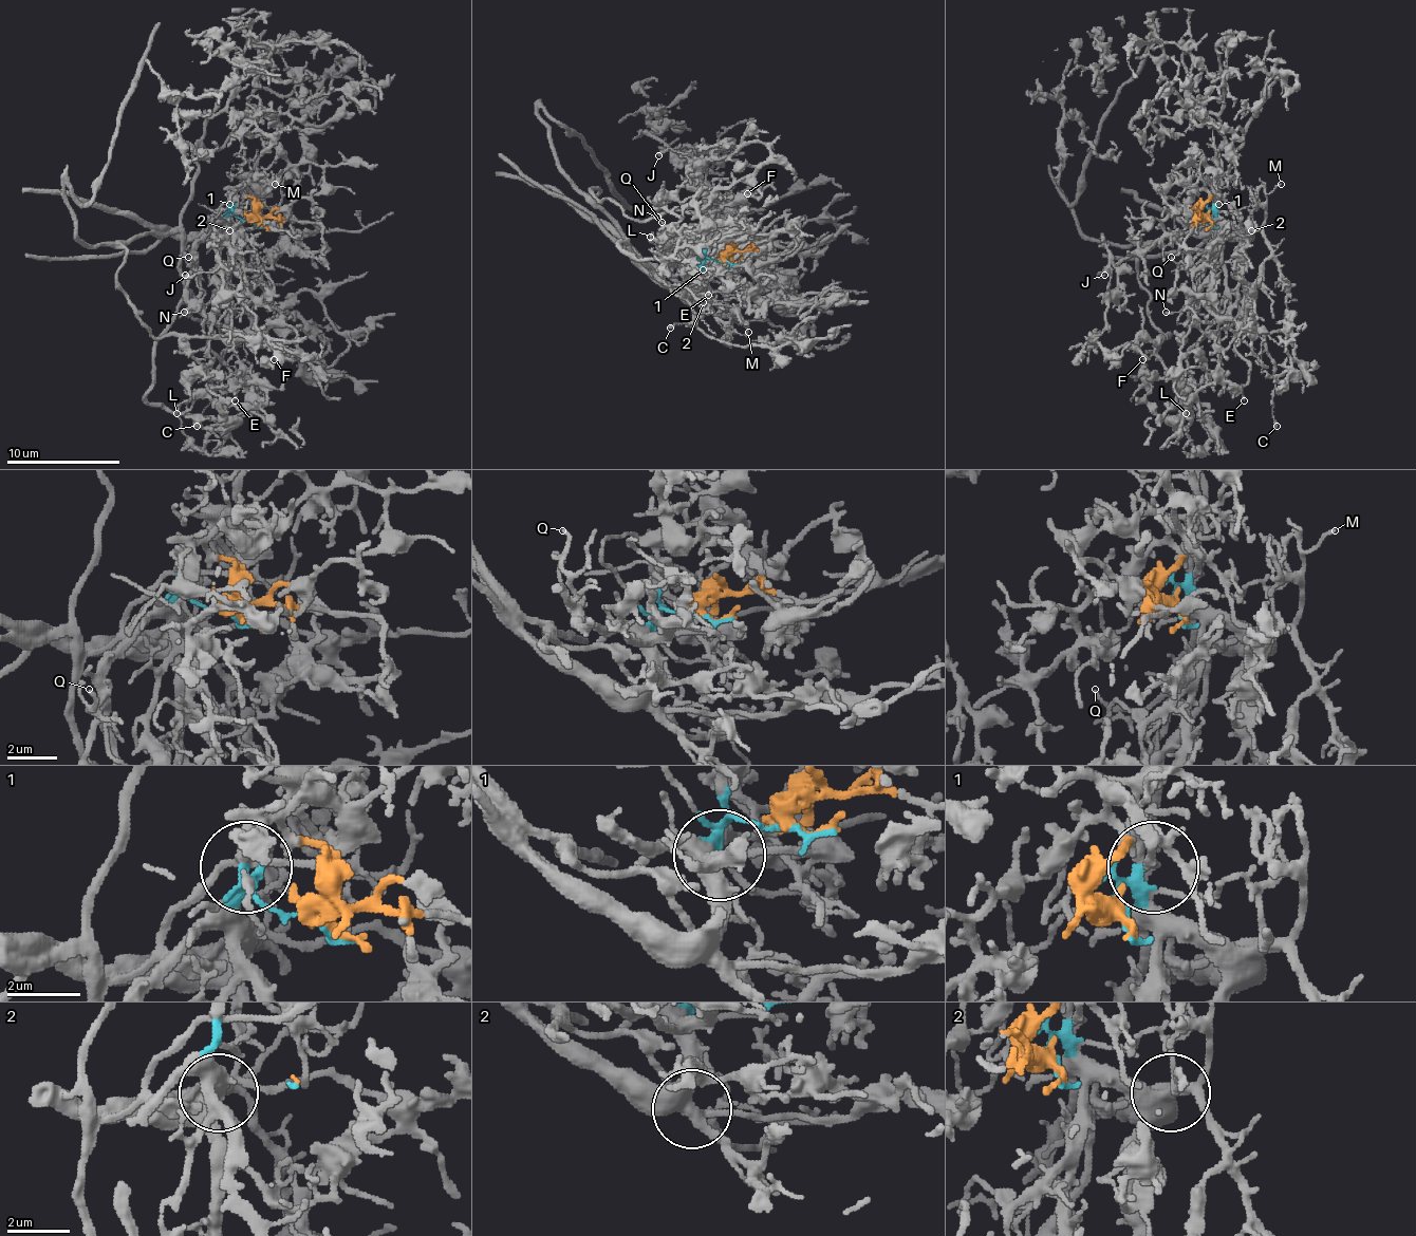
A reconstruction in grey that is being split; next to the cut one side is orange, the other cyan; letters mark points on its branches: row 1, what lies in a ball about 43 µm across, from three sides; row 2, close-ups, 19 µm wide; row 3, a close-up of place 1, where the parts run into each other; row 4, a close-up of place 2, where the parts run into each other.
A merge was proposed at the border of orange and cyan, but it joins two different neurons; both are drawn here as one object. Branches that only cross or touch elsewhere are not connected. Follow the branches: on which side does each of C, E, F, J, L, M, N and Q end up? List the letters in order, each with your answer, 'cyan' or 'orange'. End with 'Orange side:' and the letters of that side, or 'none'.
C: cyan
E: cyan
F: orange
J: orange
L: orange
M: cyan
N: cyan
Q: cyan
Orange side: F, J, L

